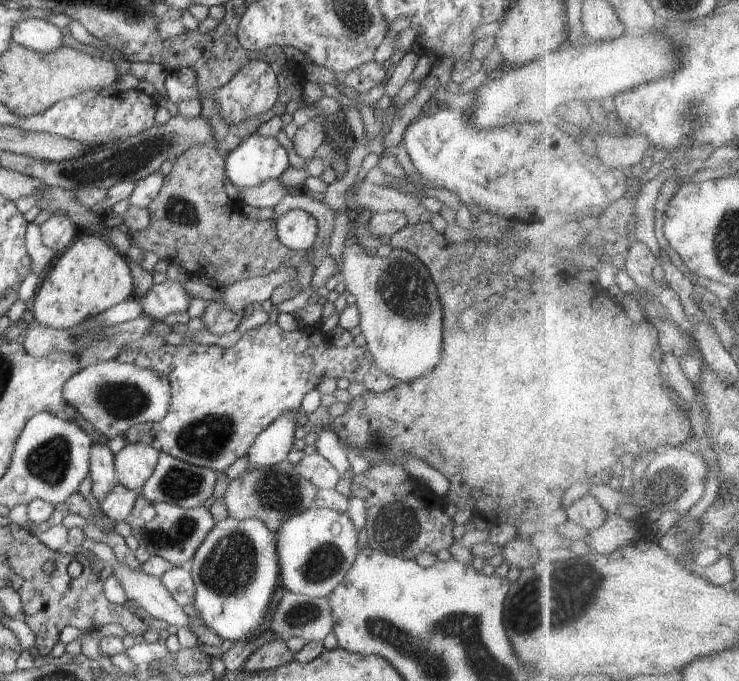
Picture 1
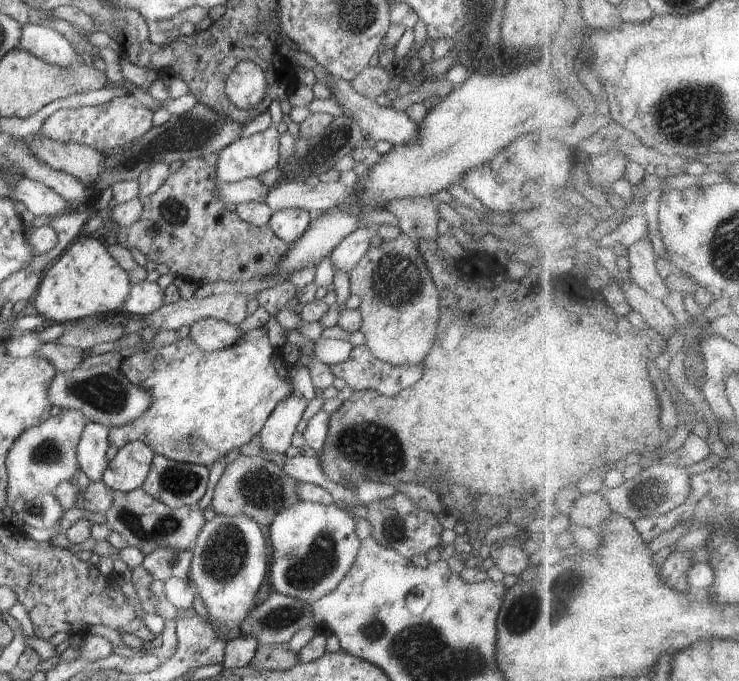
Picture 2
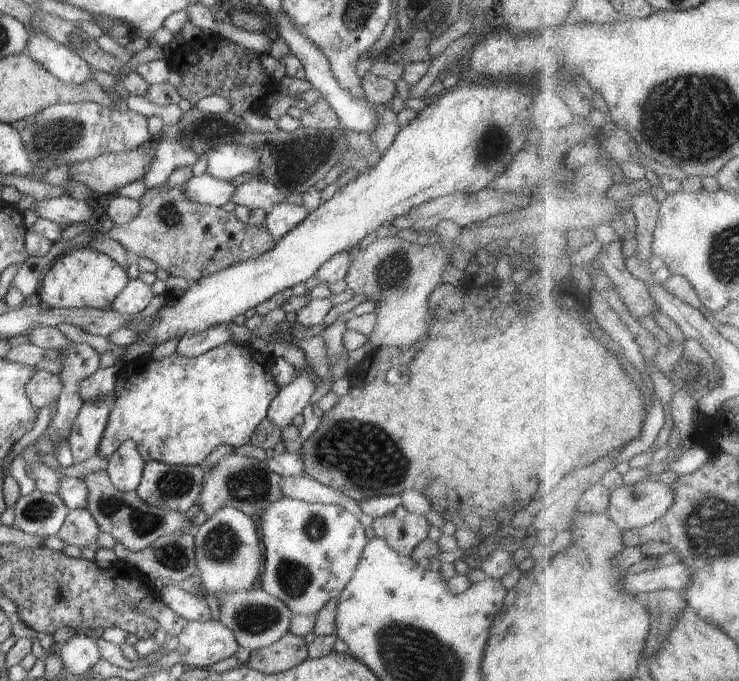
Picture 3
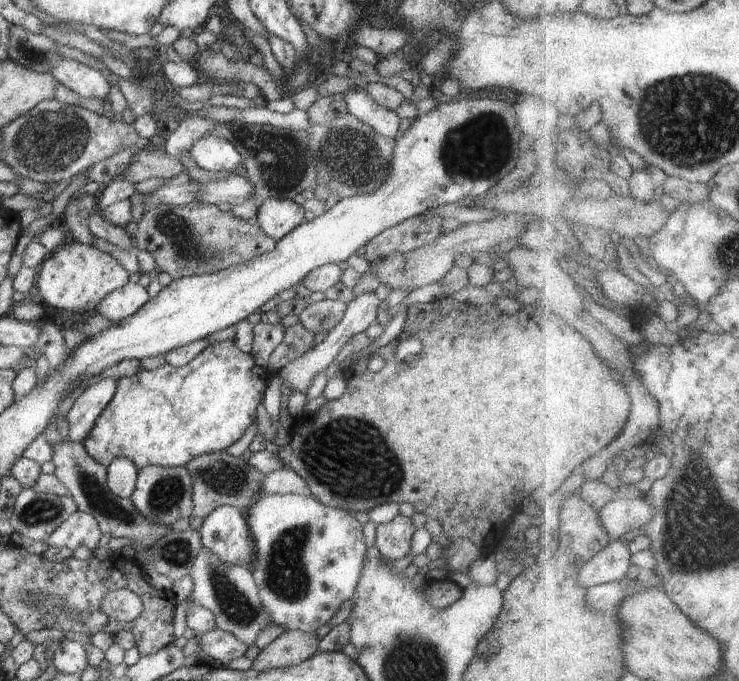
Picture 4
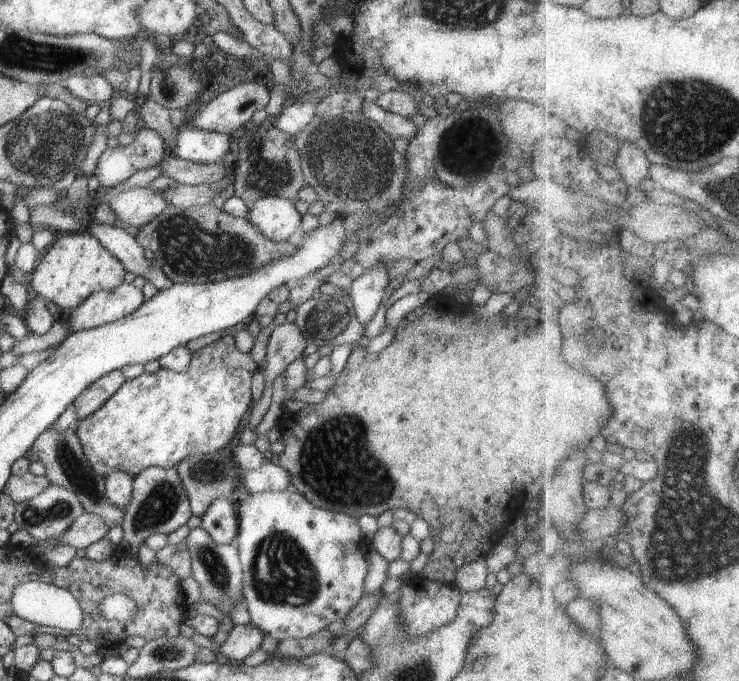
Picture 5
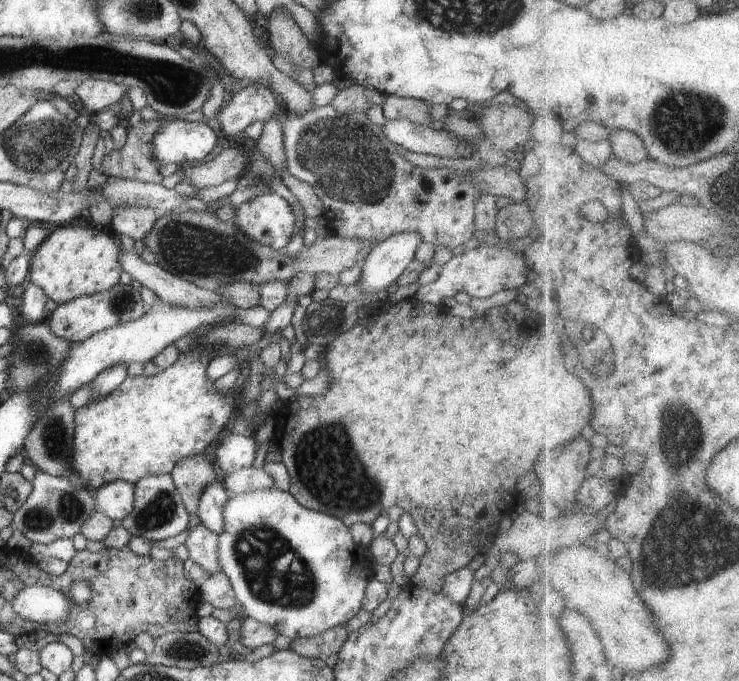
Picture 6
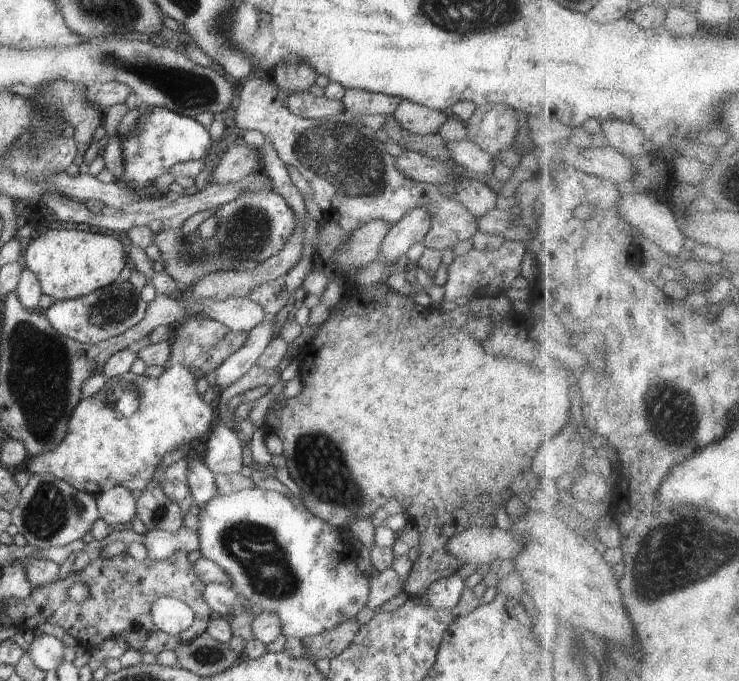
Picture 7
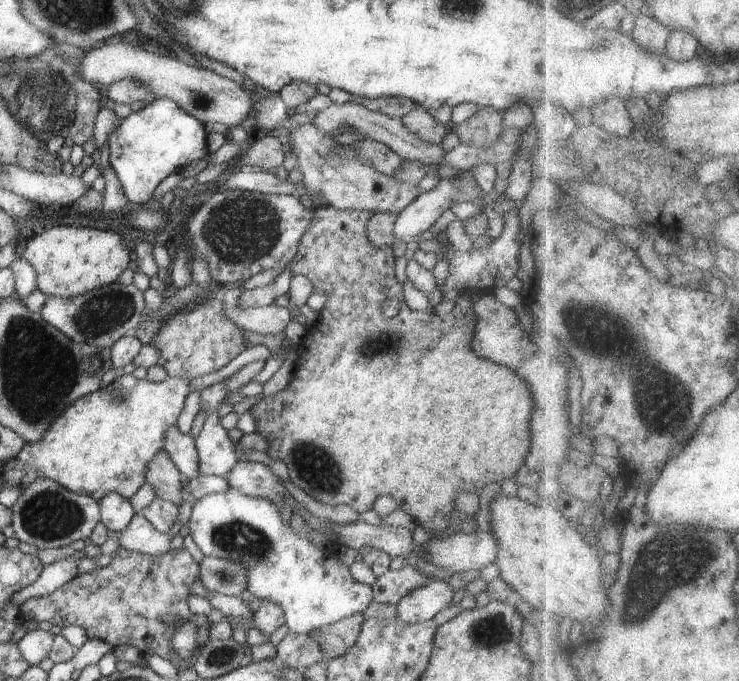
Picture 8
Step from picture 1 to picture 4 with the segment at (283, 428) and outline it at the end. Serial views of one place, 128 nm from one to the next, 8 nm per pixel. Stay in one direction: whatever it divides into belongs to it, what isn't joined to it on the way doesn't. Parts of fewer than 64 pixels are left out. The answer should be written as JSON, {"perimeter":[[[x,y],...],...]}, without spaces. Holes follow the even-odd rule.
{"perimeter":[[[374,291],[363,292],[360,295],[354,297],[354,299],[347,305],[344,318],[328,334],[325,339],[316,346],[314,349],[306,351],[302,356],[295,358],[291,363],[288,363],[283,370],[280,370],[280,377],[286,379],[292,385],[292,394],[296,392],[303,392],[306,394],[308,387],[310,386],[310,380],[313,376],[316,376],[320,370],[325,370],[329,364],[335,359],[340,349],[359,332],[365,332],[365,330],[376,322],[376,312],[378,312],[378,306],[380,306],[381,300]]]}

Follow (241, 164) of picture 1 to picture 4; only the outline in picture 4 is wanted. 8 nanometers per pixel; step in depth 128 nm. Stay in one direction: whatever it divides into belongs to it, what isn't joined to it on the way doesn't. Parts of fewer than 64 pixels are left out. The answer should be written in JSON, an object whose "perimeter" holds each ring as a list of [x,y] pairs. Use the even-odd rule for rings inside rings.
{"perimeter":[[[206,135],[194,141],[189,152],[200,168],[210,172],[227,170],[232,173],[243,162],[238,149],[229,140],[216,135]]]}

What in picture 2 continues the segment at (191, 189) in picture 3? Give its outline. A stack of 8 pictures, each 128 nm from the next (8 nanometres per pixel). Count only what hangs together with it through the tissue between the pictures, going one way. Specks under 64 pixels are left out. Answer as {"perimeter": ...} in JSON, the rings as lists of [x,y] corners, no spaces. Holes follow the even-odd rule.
{"perimeter":[[[249,178],[233,183],[216,183],[214,192],[225,205],[238,205],[256,201],[262,203],[268,194],[269,188],[257,178]]]}

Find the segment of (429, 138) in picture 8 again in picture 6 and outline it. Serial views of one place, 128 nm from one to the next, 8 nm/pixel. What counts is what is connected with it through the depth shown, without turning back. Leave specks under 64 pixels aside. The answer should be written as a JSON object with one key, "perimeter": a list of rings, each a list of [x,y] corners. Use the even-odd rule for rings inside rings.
{"perimeter":[[[386,95],[385,103],[381,108],[382,115],[387,120],[406,119],[411,123],[428,127],[433,121],[430,117],[430,105],[423,100]]]}

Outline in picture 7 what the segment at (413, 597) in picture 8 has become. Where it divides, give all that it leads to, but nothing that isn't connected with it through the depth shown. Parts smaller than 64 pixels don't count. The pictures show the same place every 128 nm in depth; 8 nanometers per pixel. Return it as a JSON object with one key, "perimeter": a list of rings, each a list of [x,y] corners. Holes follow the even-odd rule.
{"perimeter":[[[455,573],[454,575],[442,578],[441,580],[434,582],[434,584],[432,584],[432,586],[430,586],[430,588],[428,588],[428,592],[423,598],[413,598],[413,599],[422,599],[429,606],[432,606],[432,608],[434,608],[434,610],[452,609],[458,604],[460,596],[462,595],[462,591],[464,588],[465,588],[464,579]]]}

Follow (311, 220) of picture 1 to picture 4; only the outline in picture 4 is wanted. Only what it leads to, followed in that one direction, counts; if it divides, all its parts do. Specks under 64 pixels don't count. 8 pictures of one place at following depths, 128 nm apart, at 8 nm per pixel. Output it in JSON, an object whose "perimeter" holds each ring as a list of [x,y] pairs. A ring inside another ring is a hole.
{"perimeter":[[[268,199],[258,207],[255,219],[264,234],[279,241],[304,220],[304,212],[294,199]]]}

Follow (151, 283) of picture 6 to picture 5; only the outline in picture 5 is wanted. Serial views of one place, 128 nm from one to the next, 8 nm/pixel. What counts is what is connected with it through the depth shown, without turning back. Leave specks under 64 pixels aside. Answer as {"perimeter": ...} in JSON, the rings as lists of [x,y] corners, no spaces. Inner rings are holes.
{"perimeter":[[[92,224],[90,233],[95,236],[117,258],[122,266],[134,276],[142,276],[159,291],[169,289],[174,283],[154,262],[144,257],[143,248],[118,224],[114,226]]]}

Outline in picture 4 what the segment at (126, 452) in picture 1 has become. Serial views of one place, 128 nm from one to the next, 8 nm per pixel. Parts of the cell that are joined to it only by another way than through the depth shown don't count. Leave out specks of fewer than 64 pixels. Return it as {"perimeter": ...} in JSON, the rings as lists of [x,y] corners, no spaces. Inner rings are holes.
{"perimeter":[[[117,458],[107,466],[104,483],[119,498],[129,499],[135,489],[138,471],[130,459]]]}

